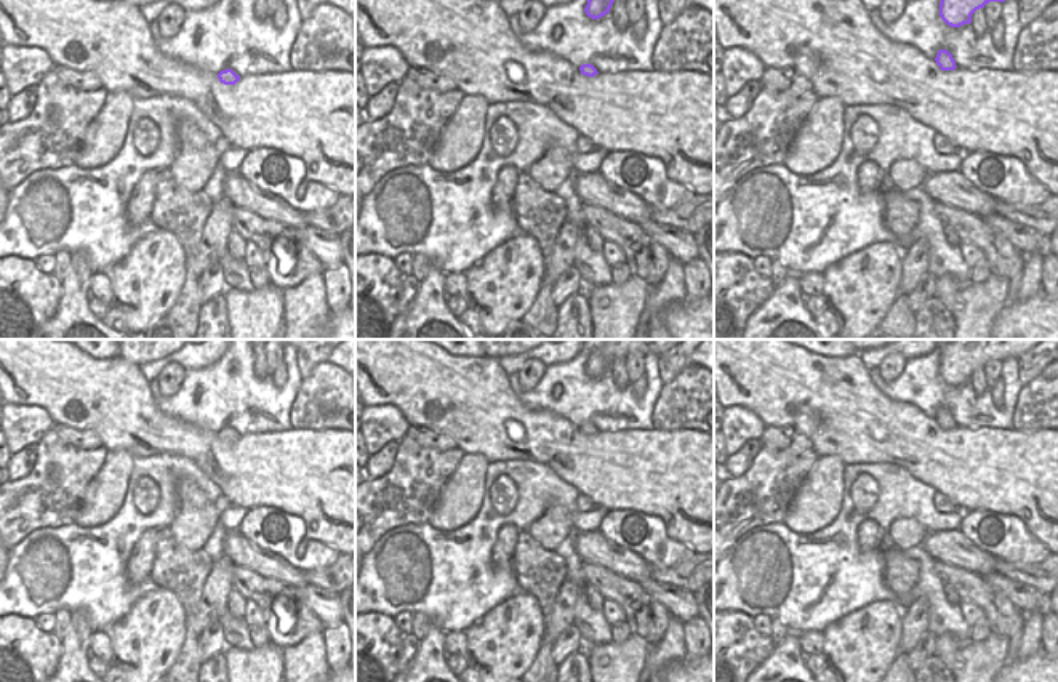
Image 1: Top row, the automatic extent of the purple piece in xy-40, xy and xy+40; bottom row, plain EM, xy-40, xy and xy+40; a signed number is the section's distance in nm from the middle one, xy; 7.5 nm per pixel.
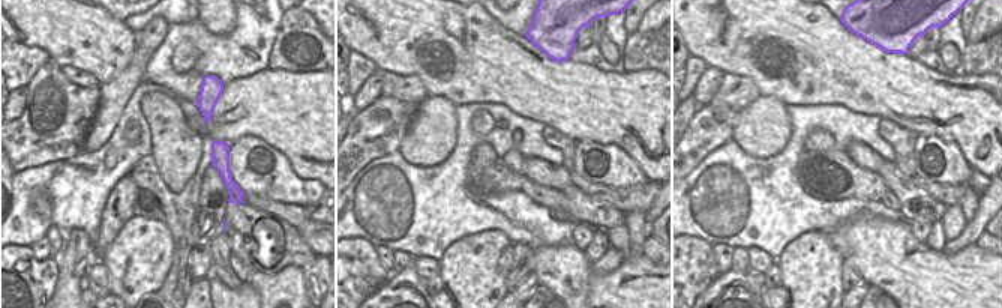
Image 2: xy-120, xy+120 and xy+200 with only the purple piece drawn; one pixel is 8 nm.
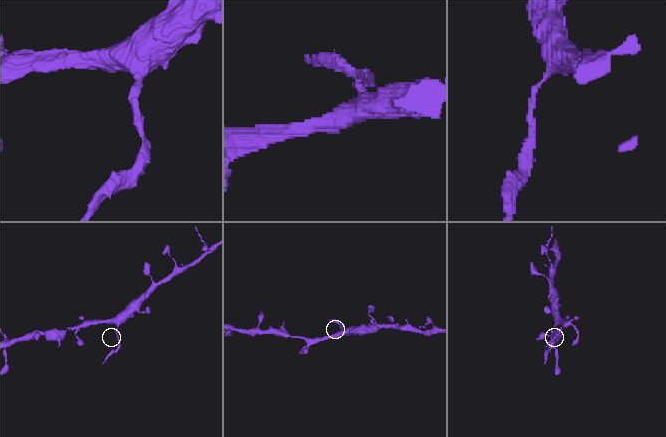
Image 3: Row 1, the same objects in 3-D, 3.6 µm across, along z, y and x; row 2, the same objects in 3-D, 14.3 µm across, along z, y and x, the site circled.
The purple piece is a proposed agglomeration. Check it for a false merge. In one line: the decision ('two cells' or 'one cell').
two cells

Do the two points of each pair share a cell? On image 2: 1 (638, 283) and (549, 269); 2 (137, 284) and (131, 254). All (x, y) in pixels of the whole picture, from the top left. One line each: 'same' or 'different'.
1: same
2: same

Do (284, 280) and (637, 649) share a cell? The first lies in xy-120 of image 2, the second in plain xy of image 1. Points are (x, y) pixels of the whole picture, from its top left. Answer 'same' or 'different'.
different

